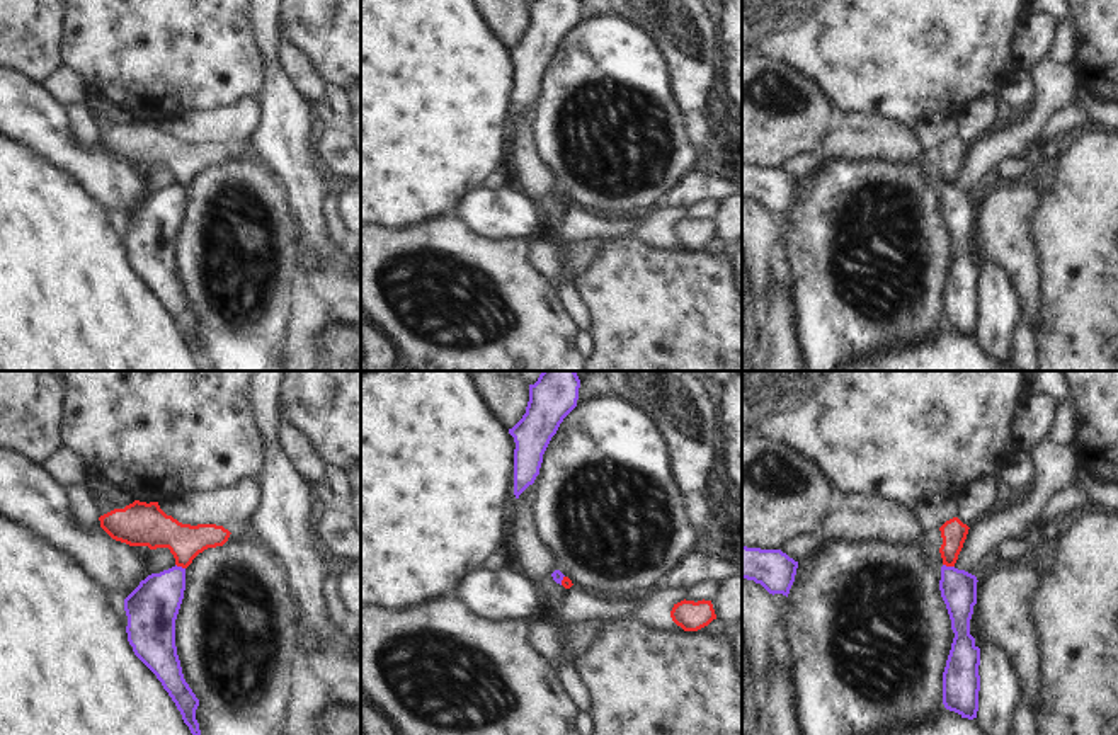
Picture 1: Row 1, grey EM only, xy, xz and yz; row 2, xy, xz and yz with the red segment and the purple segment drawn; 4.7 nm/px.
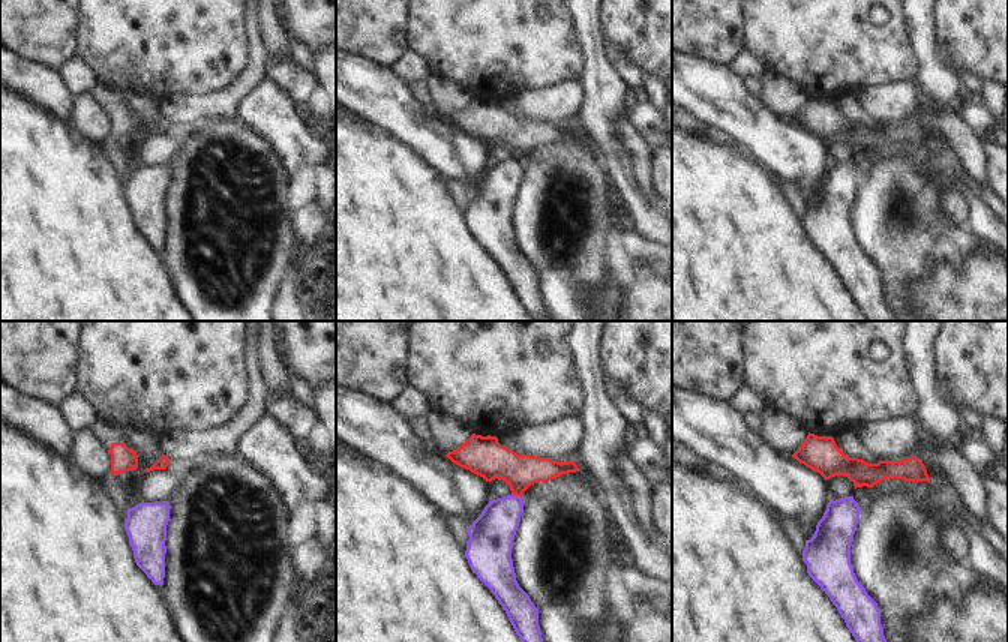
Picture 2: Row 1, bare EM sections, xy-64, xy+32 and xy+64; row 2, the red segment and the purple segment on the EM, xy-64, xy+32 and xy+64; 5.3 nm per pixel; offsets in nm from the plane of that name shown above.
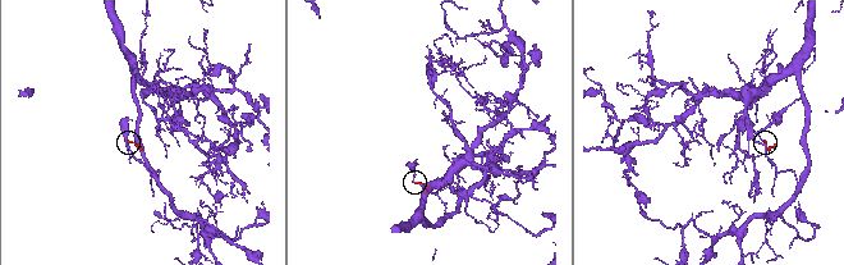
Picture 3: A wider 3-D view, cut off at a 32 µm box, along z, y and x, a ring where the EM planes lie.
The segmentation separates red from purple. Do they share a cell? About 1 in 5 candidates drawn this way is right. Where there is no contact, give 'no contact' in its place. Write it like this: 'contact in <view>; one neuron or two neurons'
contact in yz; two neurons

